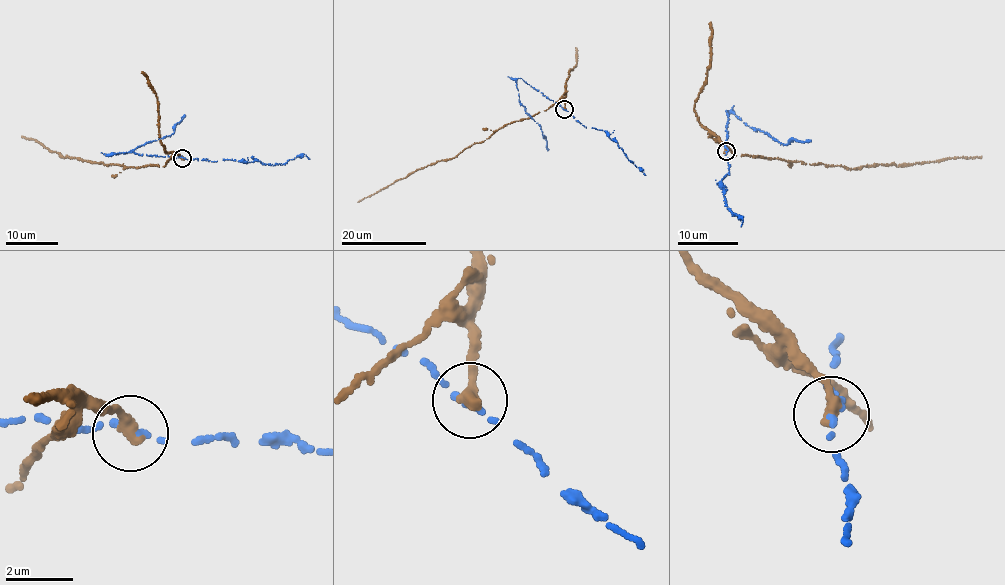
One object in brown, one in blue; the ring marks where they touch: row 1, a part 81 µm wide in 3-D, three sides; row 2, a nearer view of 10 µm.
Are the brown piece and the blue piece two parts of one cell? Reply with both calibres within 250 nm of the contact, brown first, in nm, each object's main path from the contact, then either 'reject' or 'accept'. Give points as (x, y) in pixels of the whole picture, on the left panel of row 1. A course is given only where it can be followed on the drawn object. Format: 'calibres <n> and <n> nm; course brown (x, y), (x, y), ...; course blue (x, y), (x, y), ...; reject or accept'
calibres 400 and 180 nm; course brown (182, 158), (176, 155), (165, 166), (129, 167), (98, 163), (51, 152), (36, 140), (21, 137); course blue (183, 158), (132, 152), (112, 154), (131, 151), (170, 135), (184, 114); reject

